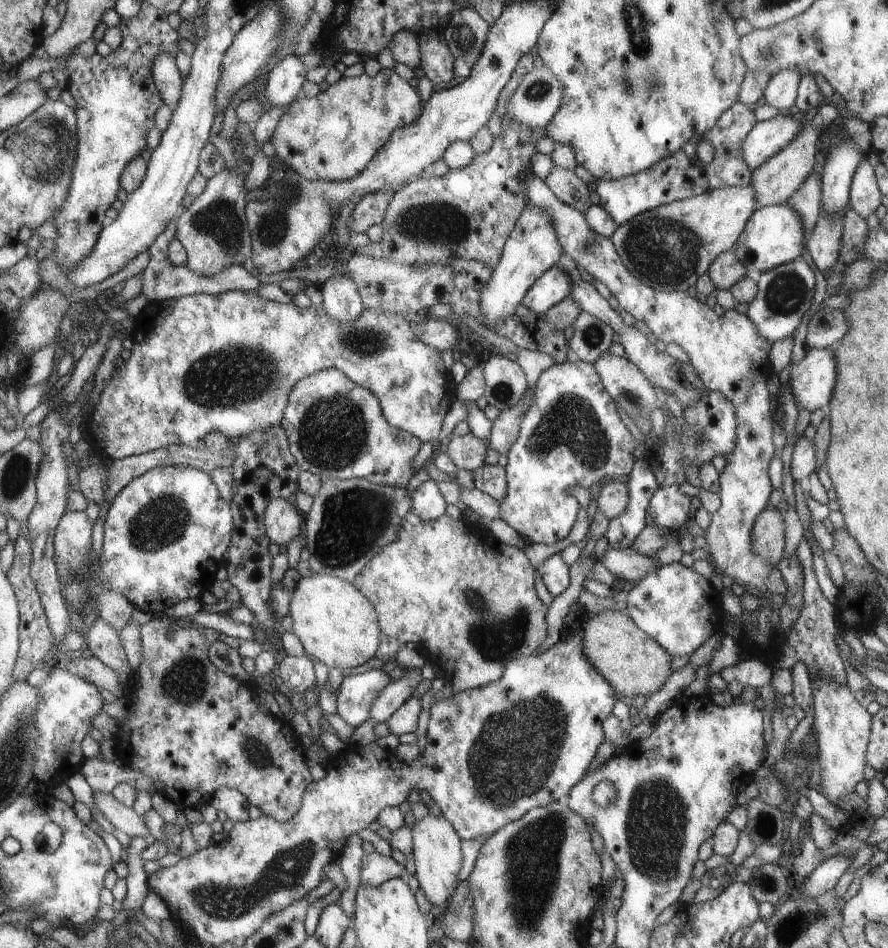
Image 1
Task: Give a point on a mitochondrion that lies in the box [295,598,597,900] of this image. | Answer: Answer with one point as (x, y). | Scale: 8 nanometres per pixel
(516, 751)

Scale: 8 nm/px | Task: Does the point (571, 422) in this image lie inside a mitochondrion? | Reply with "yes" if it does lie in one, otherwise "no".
yes

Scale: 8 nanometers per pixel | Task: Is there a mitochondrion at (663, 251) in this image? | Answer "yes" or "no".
yes

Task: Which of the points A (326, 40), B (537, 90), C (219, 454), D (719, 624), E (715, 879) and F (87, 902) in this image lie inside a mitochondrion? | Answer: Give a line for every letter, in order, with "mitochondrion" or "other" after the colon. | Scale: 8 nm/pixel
A: other
B: mitochondrion
C: other
D: other
E: other
F: other

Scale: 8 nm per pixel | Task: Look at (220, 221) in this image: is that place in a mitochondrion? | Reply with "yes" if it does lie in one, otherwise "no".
yes

